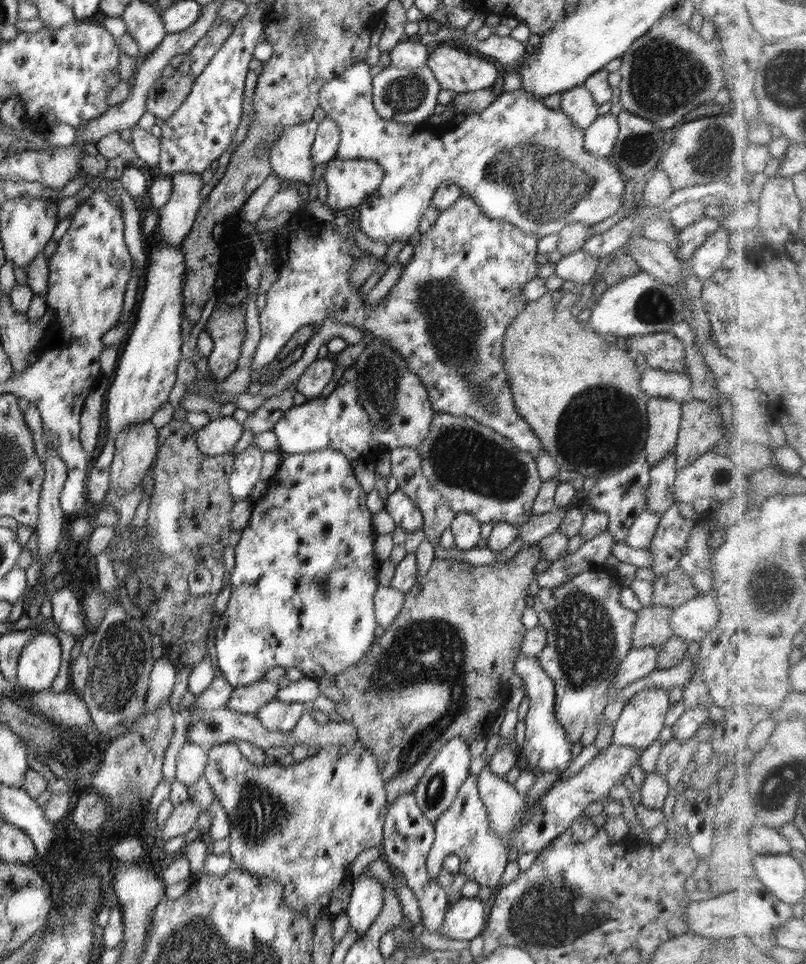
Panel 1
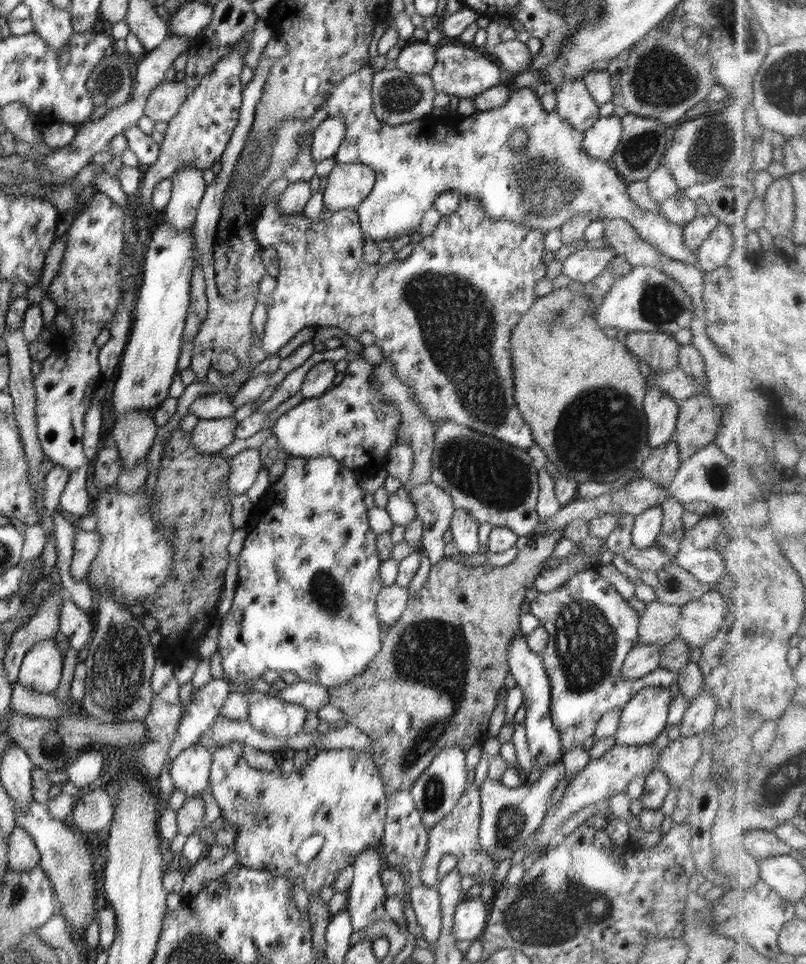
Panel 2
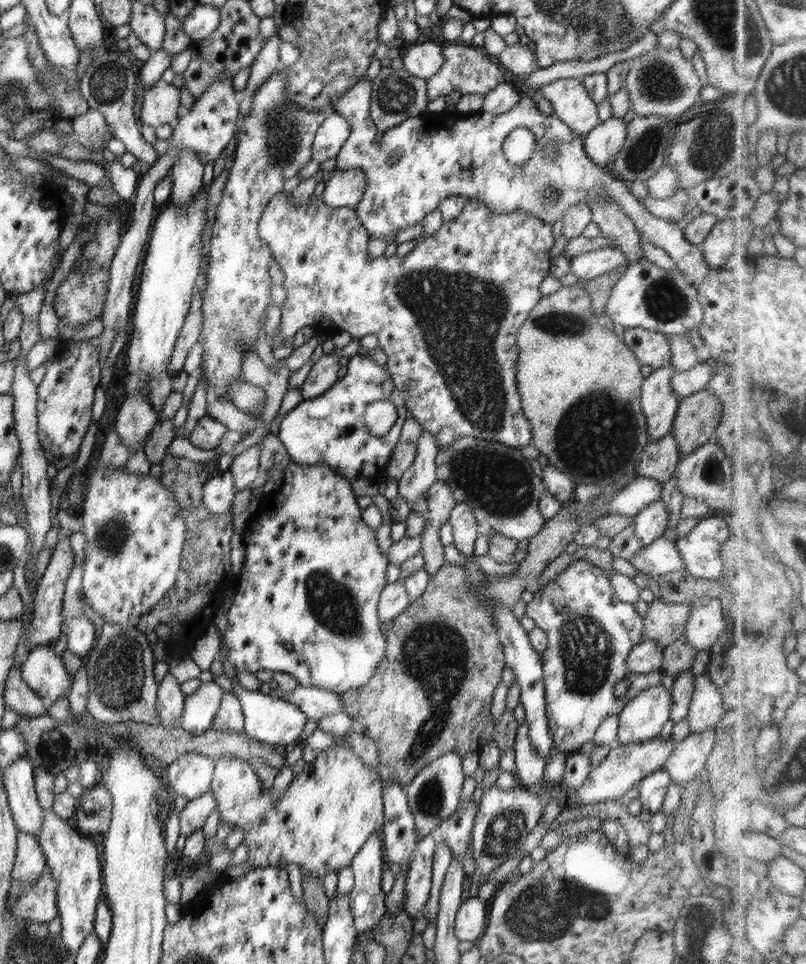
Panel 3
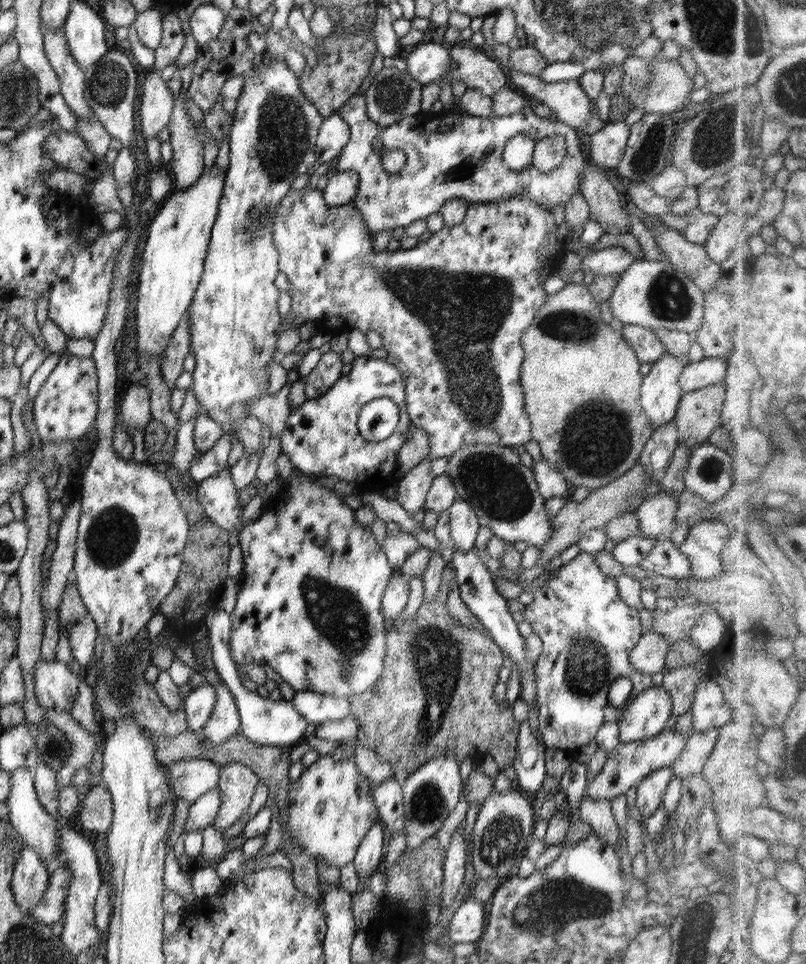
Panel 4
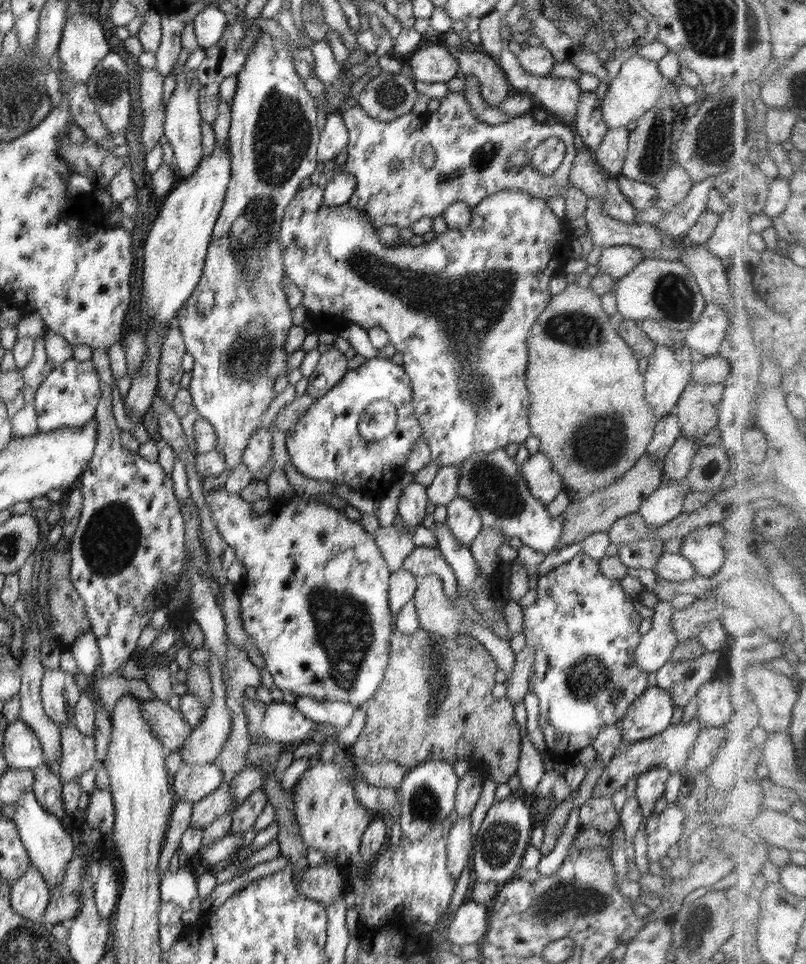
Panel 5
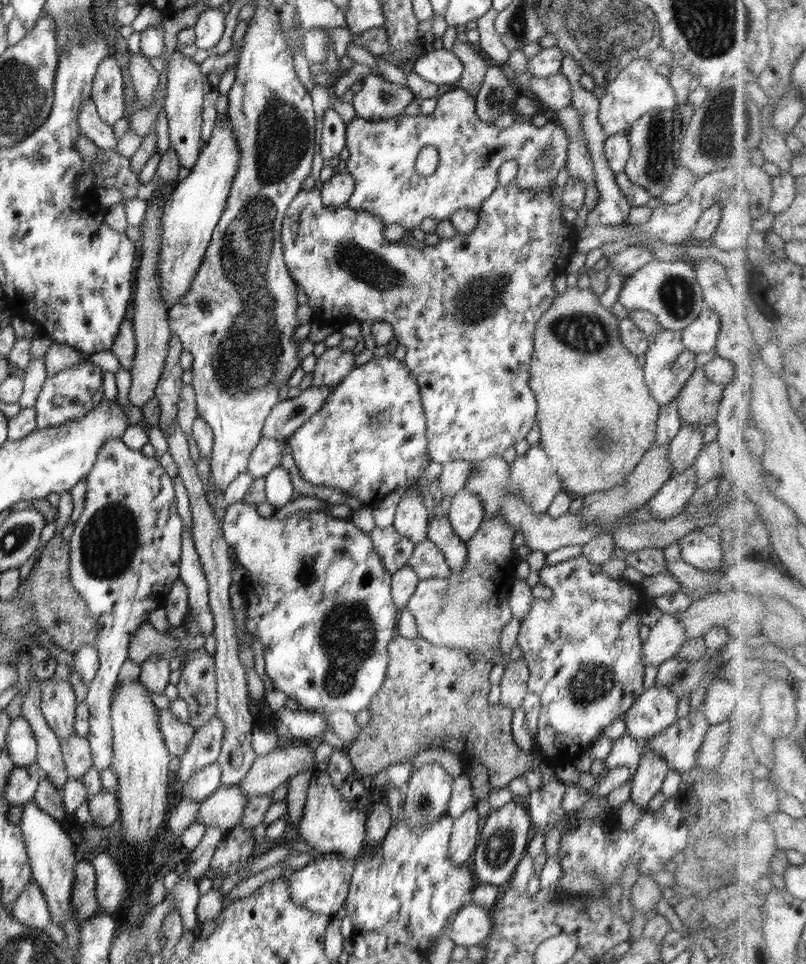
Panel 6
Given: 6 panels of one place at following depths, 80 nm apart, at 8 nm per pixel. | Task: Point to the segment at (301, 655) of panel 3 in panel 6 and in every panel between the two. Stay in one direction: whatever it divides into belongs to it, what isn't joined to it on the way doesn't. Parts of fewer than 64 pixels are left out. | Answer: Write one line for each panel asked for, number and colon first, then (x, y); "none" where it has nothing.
4: (308, 606)
5: (308, 566)
6: (308, 571)

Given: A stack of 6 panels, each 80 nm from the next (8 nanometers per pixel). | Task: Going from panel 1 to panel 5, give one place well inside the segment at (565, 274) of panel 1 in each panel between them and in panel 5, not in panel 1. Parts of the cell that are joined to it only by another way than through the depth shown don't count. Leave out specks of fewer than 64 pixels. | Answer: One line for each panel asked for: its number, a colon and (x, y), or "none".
2: (583, 266)
3: (589, 265)
4: (610, 261)
5: (618, 261)

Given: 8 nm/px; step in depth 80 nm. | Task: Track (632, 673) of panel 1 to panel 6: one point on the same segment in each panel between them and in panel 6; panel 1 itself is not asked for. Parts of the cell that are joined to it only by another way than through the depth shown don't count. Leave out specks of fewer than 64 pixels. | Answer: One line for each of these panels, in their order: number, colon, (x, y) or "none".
2: (643, 659)
3: (646, 656)
4: (648, 657)
5: (655, 648)
6: (666, 638)

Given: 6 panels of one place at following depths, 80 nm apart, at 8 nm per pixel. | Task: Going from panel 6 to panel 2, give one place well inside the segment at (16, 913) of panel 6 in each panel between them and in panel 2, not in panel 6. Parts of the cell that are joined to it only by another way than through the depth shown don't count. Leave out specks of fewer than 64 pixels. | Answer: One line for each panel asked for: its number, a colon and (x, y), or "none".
2: (23, 855)
3: (30, 864)
4: (29, 881)
5: (29, 898)

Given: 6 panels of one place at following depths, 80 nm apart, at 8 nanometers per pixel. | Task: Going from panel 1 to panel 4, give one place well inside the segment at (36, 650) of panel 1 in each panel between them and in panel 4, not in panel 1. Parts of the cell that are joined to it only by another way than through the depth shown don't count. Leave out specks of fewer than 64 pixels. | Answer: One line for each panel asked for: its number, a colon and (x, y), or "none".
2: (41, 670)
3: (43, 671)
4: (56, 687)

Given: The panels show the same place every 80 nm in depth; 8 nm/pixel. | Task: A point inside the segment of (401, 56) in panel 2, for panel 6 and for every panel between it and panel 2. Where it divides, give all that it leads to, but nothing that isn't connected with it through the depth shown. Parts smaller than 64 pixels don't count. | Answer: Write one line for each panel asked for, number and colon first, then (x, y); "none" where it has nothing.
3: (423, 59)
4: (428, 62)
5: (435, 63)
6: (440, 66)

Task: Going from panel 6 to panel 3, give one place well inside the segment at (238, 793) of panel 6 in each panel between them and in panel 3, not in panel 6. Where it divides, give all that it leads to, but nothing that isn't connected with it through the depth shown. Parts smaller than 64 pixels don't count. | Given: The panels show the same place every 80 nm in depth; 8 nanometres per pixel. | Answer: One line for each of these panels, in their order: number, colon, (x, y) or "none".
3: (196, 812)
4: (202, 812)
5: (218, 803)

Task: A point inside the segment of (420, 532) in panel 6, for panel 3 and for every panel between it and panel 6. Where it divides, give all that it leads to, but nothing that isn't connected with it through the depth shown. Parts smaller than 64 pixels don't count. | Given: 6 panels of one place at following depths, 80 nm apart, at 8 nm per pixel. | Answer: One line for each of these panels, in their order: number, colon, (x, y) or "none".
3: (422, 474)
4: (412, 489)
5: (412, 503)

